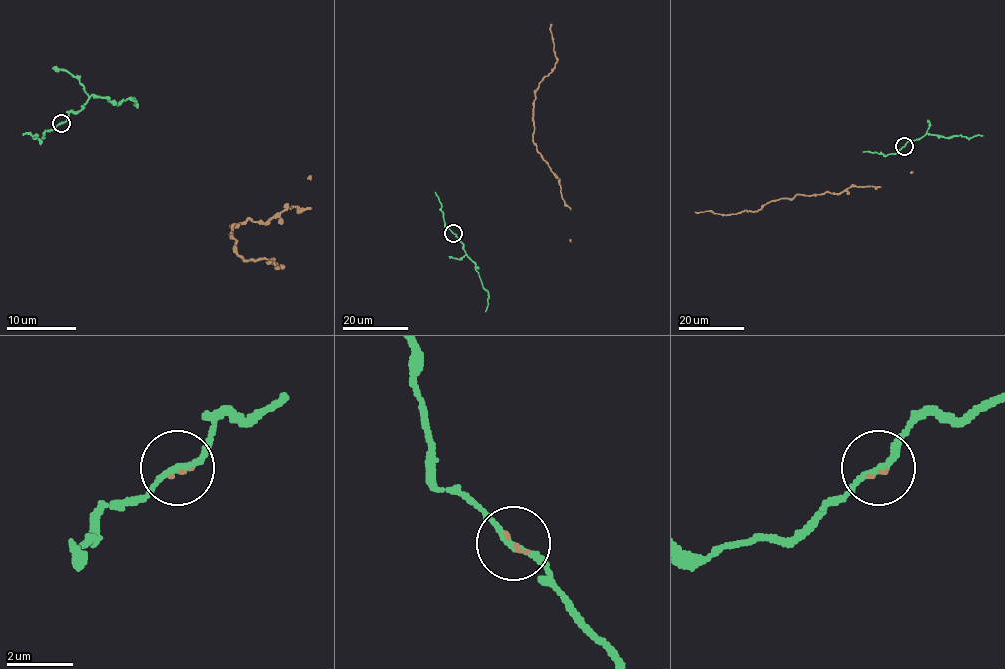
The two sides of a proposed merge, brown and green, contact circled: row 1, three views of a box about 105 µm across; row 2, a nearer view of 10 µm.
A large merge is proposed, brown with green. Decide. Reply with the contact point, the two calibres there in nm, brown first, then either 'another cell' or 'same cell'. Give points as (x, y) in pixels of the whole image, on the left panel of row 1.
(61, 123) | 70/190 nm | same cell

